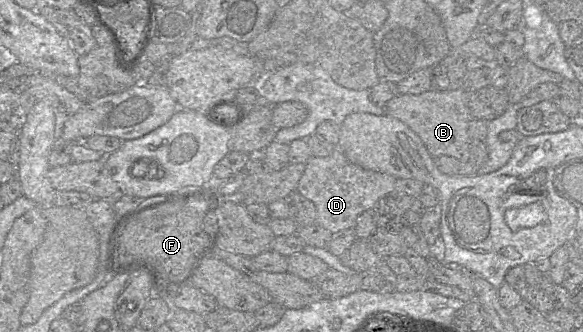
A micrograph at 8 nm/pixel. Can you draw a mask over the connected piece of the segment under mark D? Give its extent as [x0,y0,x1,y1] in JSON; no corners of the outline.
[296,147,396,233]

